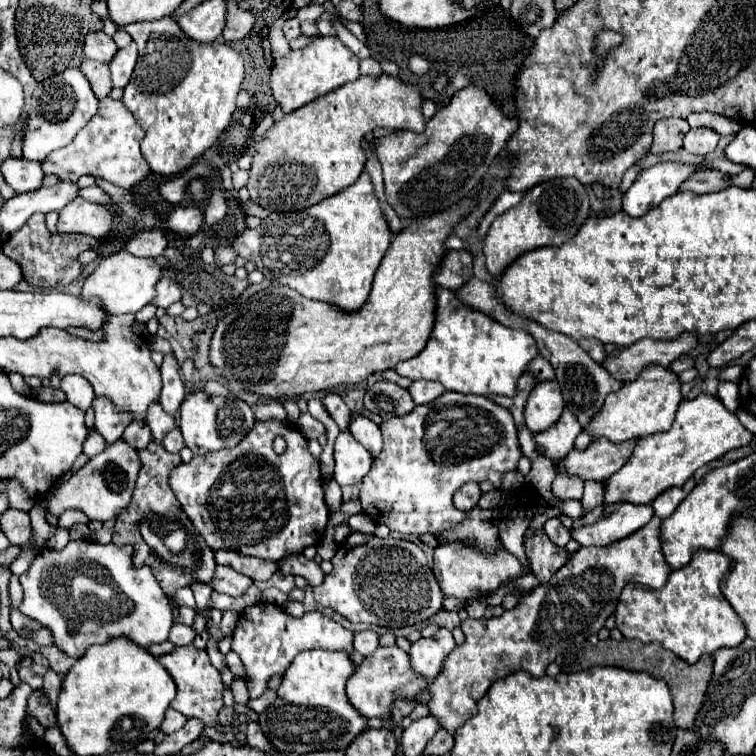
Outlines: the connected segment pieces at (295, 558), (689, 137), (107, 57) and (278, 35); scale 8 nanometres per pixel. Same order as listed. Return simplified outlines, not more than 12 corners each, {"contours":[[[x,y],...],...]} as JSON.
{"contours":[[[304,554],[282,558],[284,574],[304,576],[310,586],[324,580],[320,566]],[[692,128],[684,148],[692,154],[712,154],[718,134],[712,128]],[[102,30],[88,34],[84,56],[108,64],[118,46]],[[284,20],[270,26],[270,48],[274,60],[290,54],[290,44],[282,36]]]}

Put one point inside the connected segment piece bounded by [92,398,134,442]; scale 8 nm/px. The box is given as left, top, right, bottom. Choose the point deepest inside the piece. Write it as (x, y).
(110, 423)

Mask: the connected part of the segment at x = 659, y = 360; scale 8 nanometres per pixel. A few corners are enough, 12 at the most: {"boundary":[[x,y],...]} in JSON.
{"boundary":[[696,334],[670,342],[644,338],[604,360],[622,382],[646,366],[668,368],[698,346]]}

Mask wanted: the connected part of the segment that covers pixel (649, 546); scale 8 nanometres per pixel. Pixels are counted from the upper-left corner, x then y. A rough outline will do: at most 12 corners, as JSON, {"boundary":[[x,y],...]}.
{"boundary":[[654,516],[580,546],[548,584],[466,642],[428,686],[454,730],[498,678],[544,676],[614,614],[626,582],[672,568]]}

